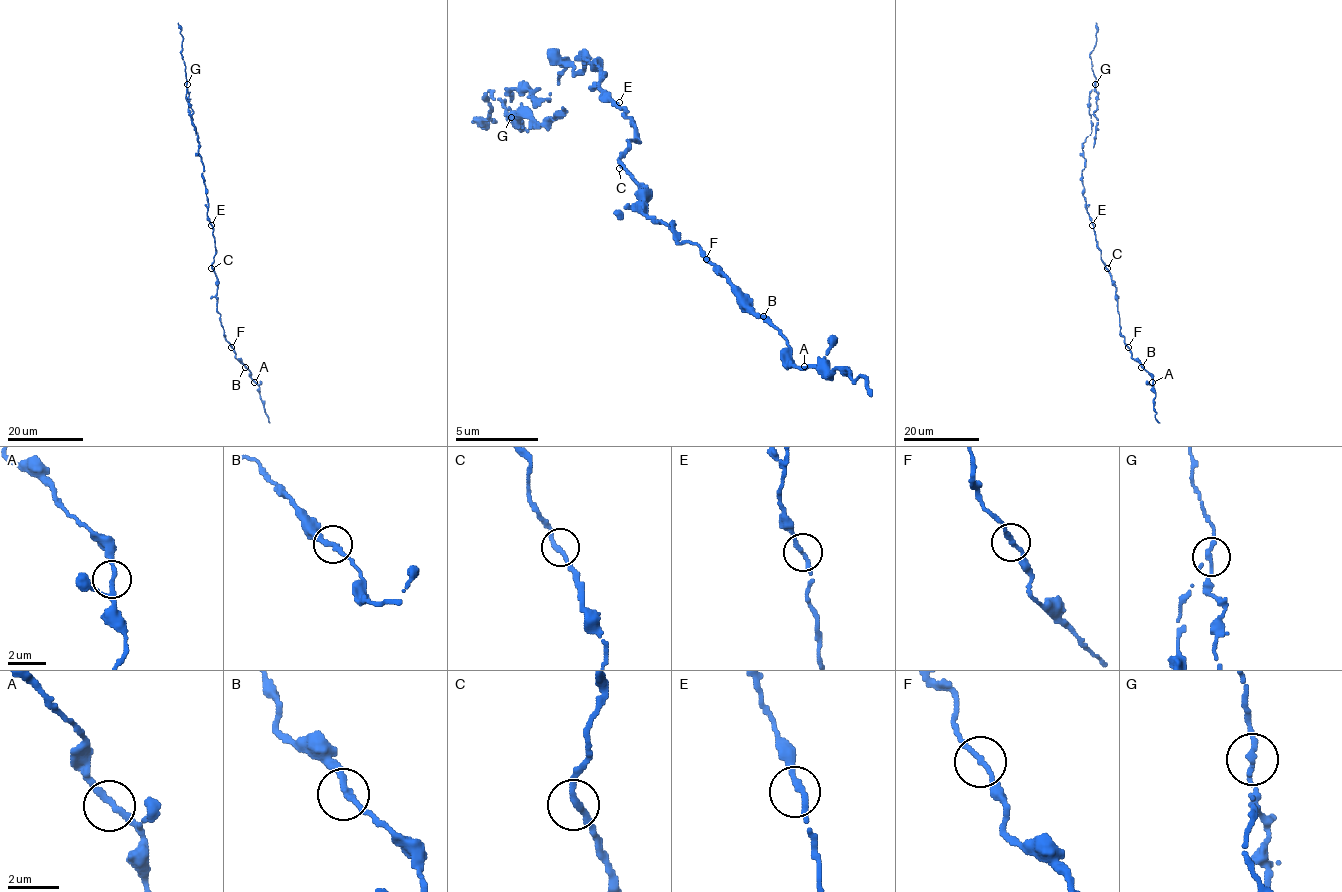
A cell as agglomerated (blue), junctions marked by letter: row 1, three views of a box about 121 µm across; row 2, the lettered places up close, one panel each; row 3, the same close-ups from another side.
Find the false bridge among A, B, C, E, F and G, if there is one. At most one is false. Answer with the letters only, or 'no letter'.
G

